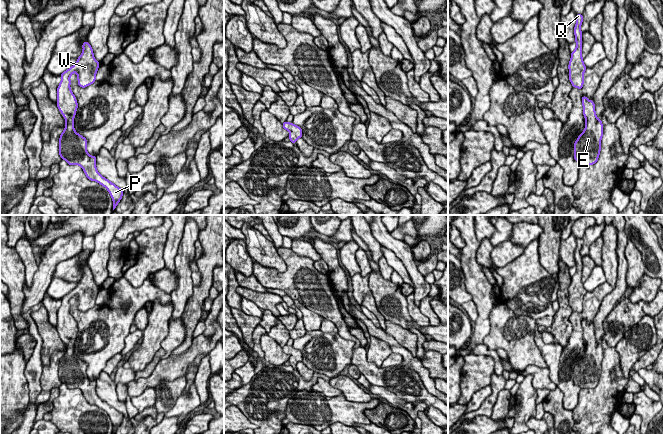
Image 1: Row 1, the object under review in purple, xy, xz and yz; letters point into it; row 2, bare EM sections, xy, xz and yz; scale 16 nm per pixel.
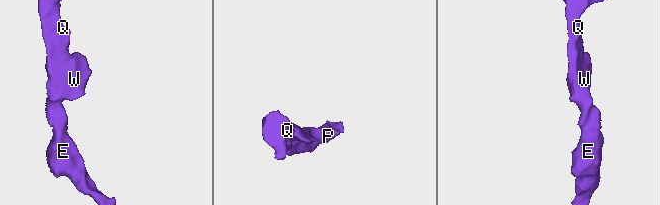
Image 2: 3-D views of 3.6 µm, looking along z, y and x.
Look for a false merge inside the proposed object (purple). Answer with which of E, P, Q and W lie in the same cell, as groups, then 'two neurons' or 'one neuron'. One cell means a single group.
E P Q W | one neuron

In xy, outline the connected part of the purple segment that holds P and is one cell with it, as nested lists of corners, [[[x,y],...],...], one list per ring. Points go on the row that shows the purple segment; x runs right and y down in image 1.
[[[83,42],[82,47],[83,51],[77,62],[61,74],[61,82],[57,88],[57,107],[66,120],[65,130],[59,138],[59,155],[69,165],[80,165],[89,180],[98,182],[108,190],[113,200],[114,212],[122,199],[123,190],[97,171],[96,156],[90,156],[86,149],[87,139],[74,130],[74,117],[78,104],[70,89],[70,76],[76,72],[78,85],[85,88],[95,82],[100,65],[94,58],[89,42]]]

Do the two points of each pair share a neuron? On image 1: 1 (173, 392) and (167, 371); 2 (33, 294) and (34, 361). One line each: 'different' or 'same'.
1: different
2: different

